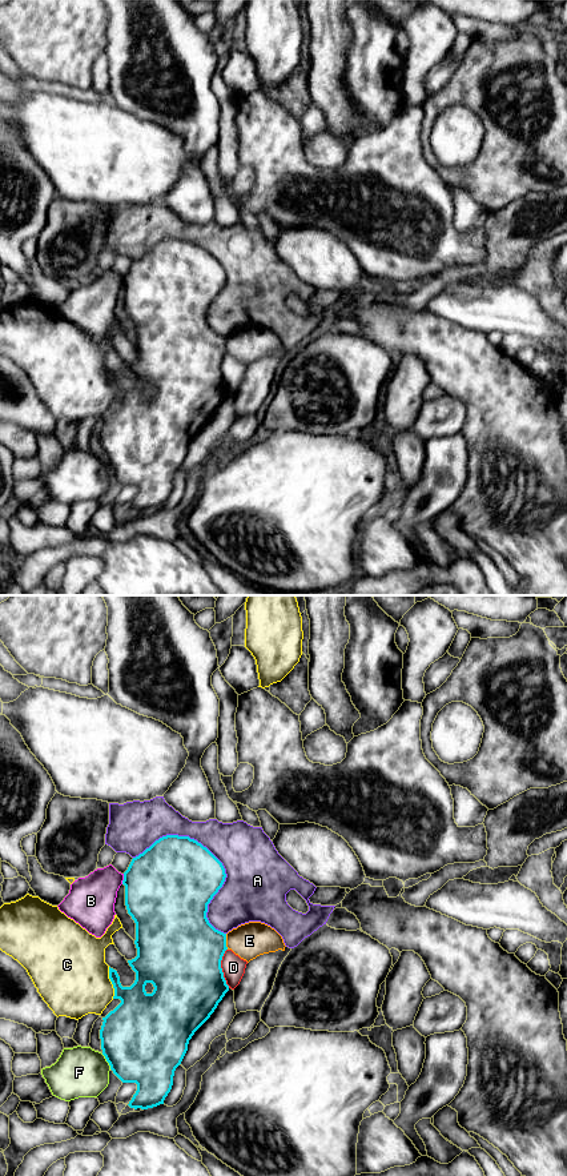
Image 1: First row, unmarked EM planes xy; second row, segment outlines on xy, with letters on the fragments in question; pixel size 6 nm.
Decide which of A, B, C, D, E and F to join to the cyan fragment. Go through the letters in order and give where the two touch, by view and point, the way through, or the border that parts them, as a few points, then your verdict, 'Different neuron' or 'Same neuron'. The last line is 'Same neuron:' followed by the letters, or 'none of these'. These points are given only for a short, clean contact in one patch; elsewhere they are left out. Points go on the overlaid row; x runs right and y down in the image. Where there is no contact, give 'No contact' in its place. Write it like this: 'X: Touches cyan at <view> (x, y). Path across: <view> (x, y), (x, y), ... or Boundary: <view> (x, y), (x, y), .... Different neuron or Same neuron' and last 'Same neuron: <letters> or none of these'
A: Touches cyan at xy (214, 857). Different neuron
B: Touches cyan at xy (124, 879). Different neuron
C: Touches cyan at xy (112, 983). Different neuron
D: Touches cyan at xy (221, 968). Different neuron
E: Touches cyan at xy (225, 942). Boundary: xy (225, 934), (225, 946), (228, 948). Different neuron
F: Touches cyan at xy (107, 1060). Different neuron
Same neuron: none of these

